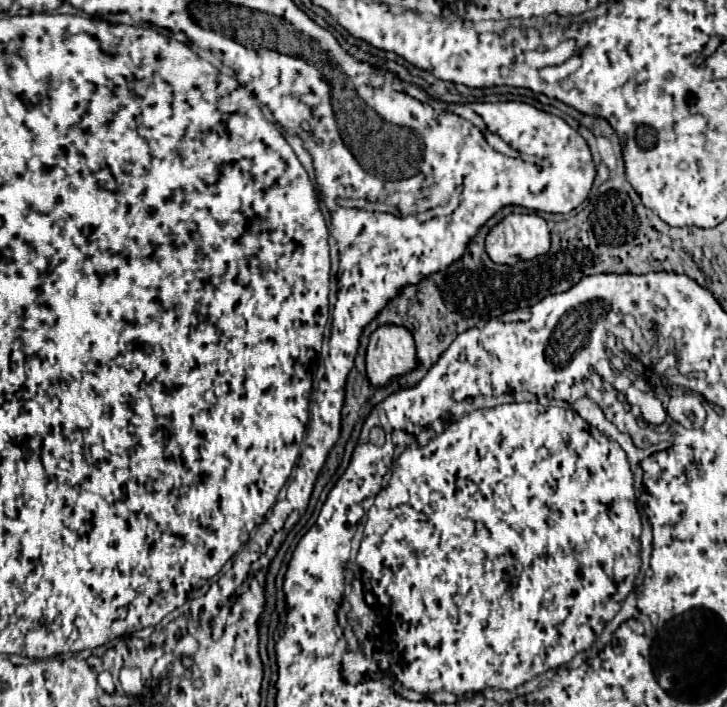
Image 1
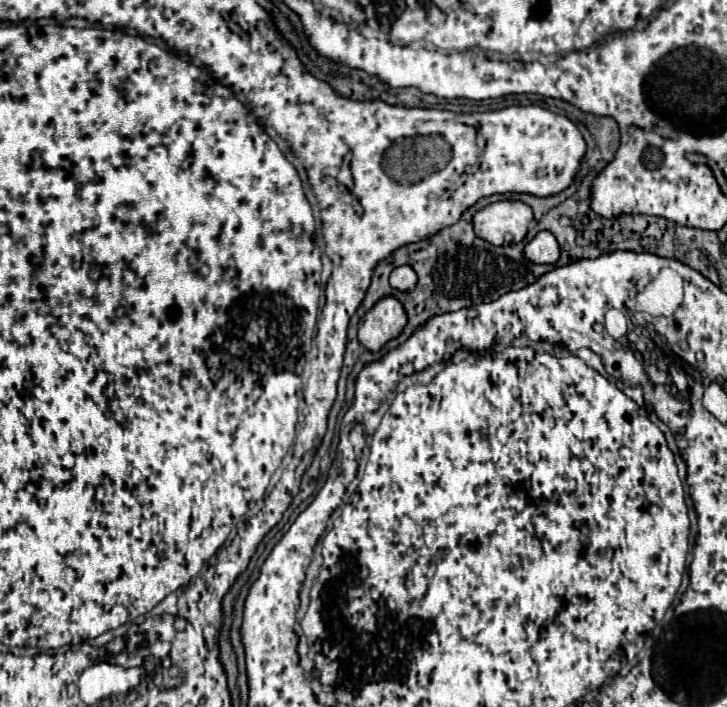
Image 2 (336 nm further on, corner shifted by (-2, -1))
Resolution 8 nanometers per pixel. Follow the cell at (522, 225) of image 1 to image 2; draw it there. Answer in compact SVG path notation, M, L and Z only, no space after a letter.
M498 201L490 203L474 215L474 231L480 239L508 247L524 241L528 227L534 221L532 209L522 201Z

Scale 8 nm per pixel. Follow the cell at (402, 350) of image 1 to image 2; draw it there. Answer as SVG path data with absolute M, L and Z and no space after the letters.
M396 297L380 299L360 321L358 341L364 349L376 353L388 341L396 339L408 323L408 315Z

